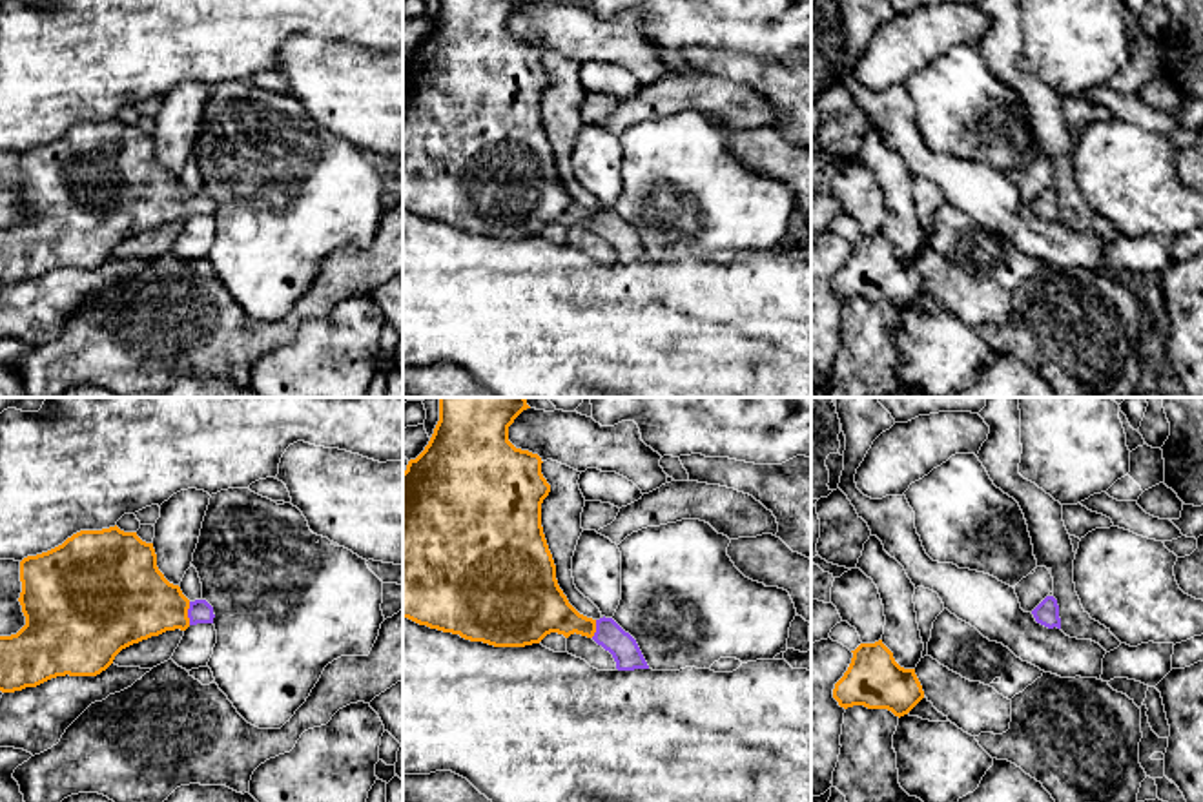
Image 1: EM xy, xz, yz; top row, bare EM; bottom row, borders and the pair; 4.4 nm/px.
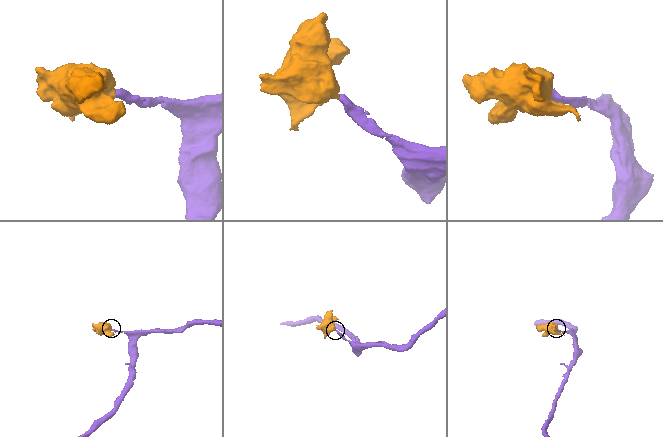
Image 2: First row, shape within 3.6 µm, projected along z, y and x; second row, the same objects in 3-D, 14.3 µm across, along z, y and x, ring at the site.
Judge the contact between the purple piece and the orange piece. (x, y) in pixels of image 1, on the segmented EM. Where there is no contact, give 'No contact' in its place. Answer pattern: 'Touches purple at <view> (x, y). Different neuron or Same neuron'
Touches purple at xy (188, 613). Same neuron

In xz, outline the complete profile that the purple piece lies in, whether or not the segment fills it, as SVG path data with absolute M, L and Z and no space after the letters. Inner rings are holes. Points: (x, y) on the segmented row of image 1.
M439 397L439 421L434 434L425 450L416 459L410 459L403 472L403 618L494 647L525 647L540 643L550 632L563 634L565 638L576 632L592 638L598 645L609 651L618 671L649 669L636 640L629 632L625 632L612 618L603 616L592 620L580 614L558 585L556 565L541 527L541 503L550 492L550 485L541 474L543 461L538 454L516 448L509 441L509 427L527 408L530 406L525 397Z

